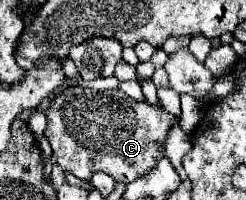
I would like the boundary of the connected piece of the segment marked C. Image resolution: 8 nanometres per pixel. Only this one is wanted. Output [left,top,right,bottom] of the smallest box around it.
[45,87,177,183]

